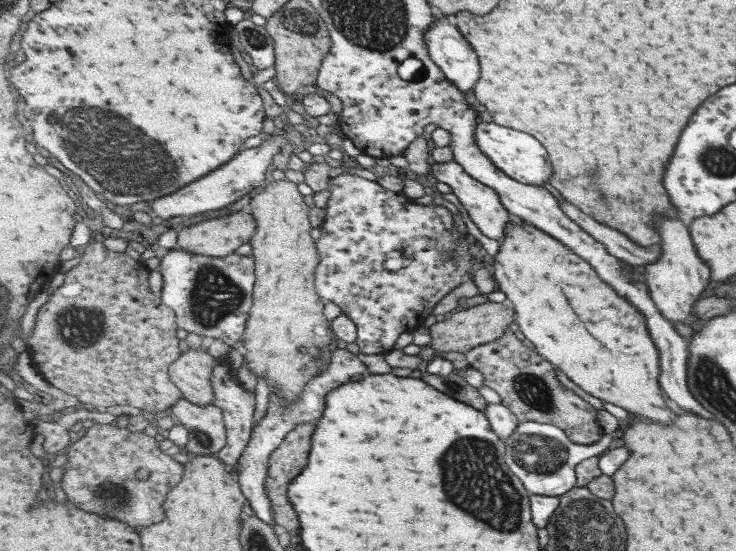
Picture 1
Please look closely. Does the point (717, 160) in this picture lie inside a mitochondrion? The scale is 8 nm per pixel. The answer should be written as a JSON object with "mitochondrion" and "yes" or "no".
{"mitochondrion":"yes"}

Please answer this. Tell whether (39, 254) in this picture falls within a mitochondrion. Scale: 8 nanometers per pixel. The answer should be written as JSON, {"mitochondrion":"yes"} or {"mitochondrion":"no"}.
{"mitochondrion":"no"}

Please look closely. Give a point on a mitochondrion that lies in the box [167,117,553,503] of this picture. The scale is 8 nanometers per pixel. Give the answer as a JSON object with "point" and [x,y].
{"point":[214,297]}

